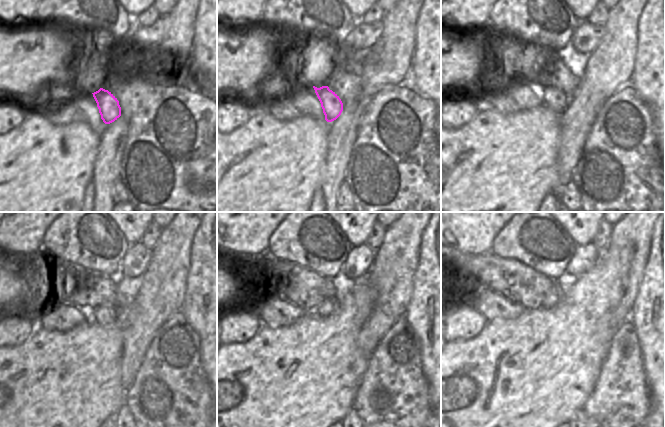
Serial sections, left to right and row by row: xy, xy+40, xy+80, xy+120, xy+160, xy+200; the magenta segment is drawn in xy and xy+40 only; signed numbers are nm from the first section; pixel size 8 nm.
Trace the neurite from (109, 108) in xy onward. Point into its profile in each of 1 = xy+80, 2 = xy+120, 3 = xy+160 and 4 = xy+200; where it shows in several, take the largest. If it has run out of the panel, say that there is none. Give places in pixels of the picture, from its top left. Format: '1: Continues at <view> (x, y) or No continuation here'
1: Continues at xy+80 (553, 98)
2: Continues at xy+120 (104, 315)
3: Continues at xy+160 (329, 306)
4: Continues at xy+200 (554, 296).

